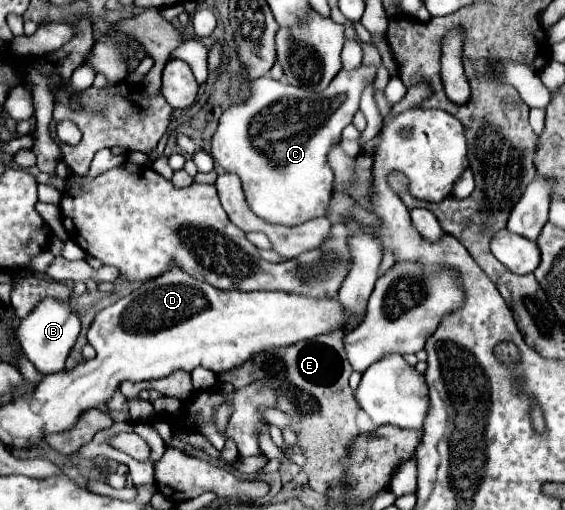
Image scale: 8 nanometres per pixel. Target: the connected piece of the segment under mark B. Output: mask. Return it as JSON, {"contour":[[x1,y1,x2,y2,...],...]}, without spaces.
{"contour":[[56,299,42,301,42,305,38,305,34,309,34,313,30,313,26,319,22,319,16,329,18,341,20,341,26,357,34,363,34,367,40,375,50,375,50,373,64,369,64,361,66,361,72,345,76,343,78,333,80,333,80,319,74,311,74,305,60,303]]}

